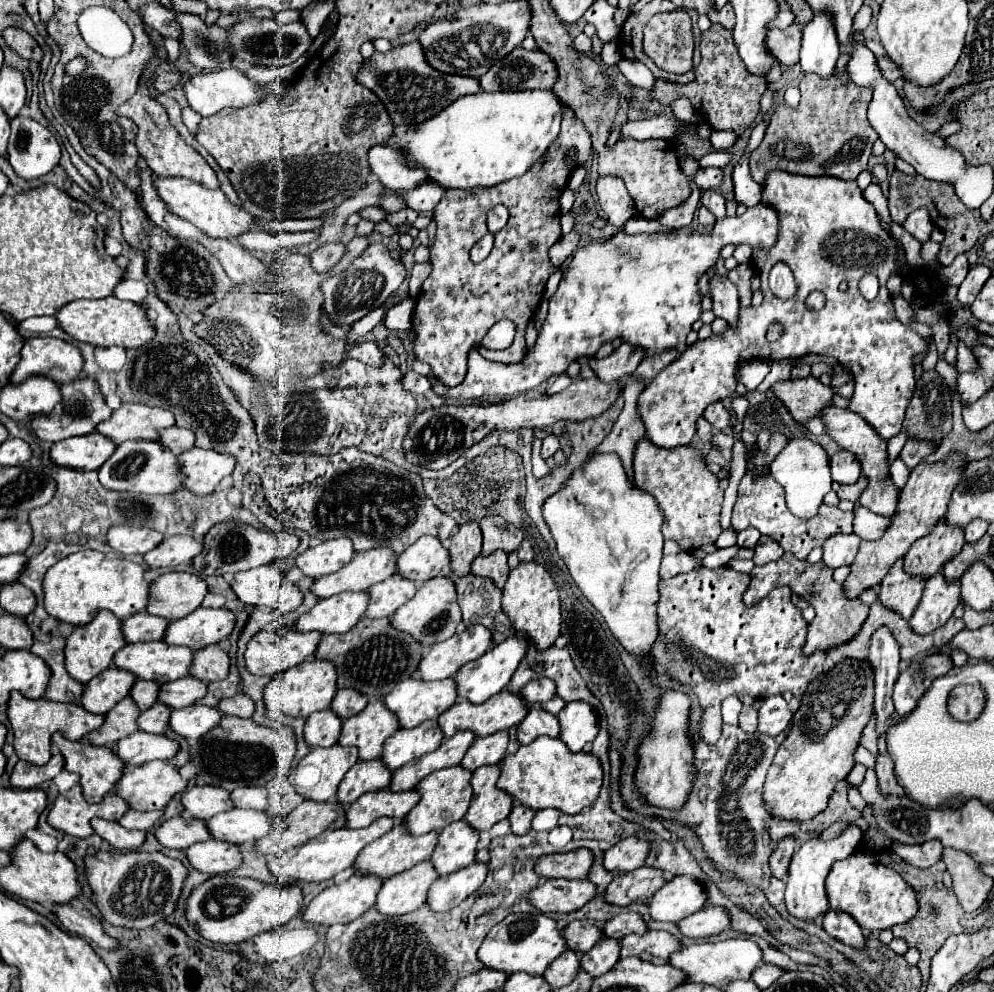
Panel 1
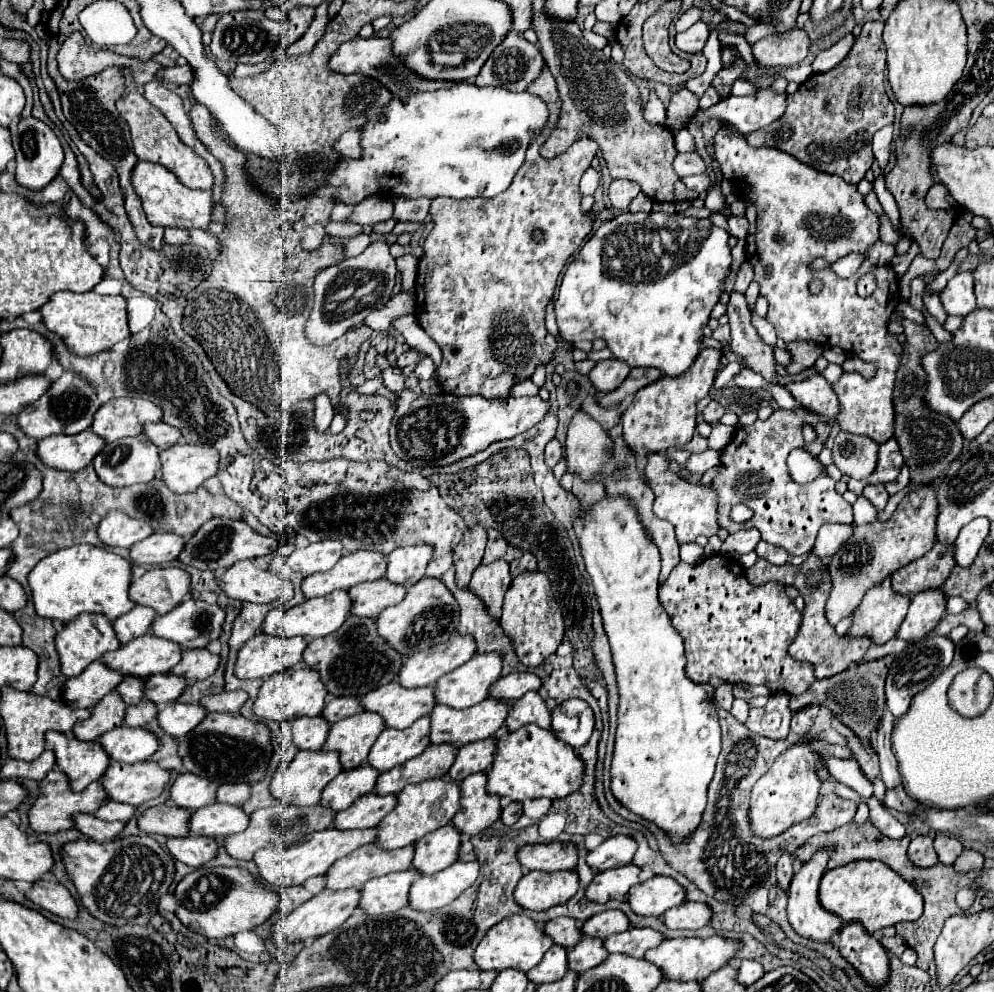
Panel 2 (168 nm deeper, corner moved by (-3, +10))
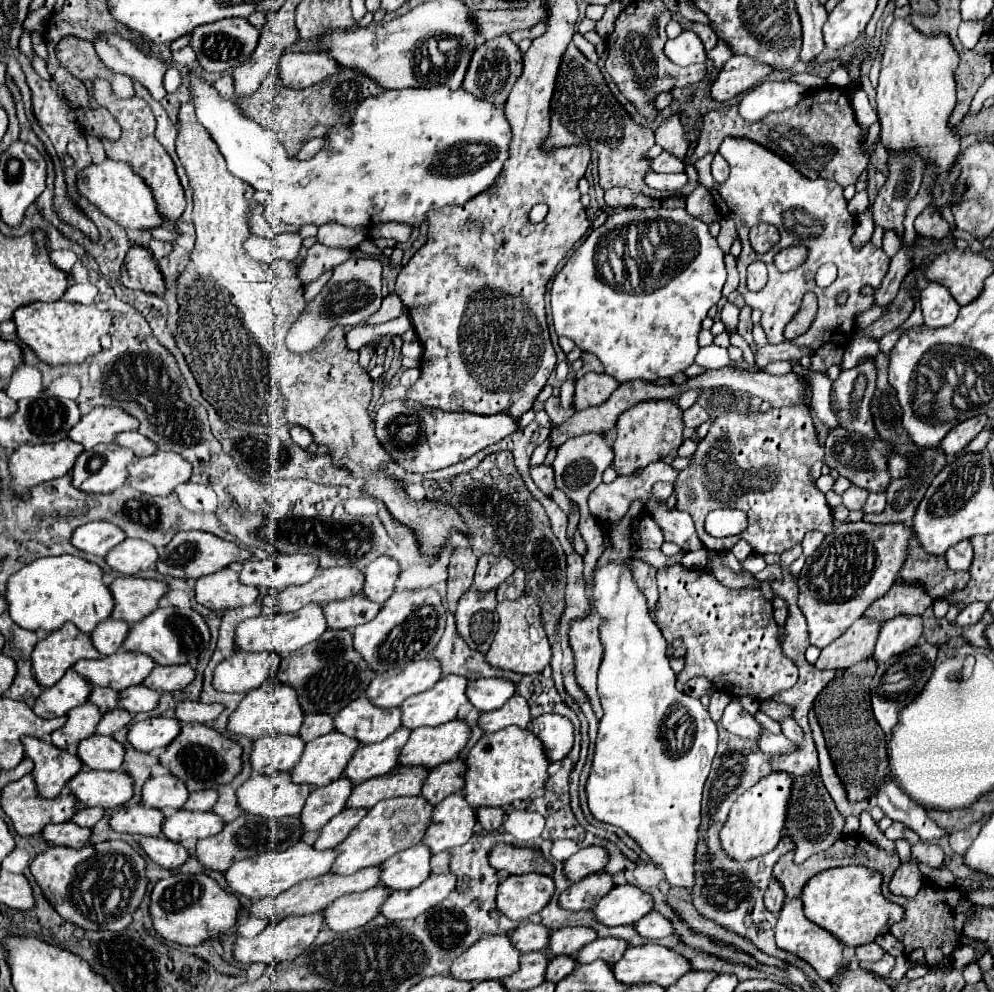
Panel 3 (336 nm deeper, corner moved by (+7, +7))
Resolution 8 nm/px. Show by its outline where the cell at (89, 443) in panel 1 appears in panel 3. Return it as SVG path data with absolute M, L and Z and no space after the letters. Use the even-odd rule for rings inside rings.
M70 438L54 444L26 444L18 448L8 464L16 492L26 494L30 486L66 476L82 452L82 444L72 442Z

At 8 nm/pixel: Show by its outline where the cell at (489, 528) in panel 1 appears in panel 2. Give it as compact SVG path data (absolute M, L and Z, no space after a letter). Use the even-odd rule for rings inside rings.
M488 531L488 545L486 545L486 555L484 555L484 563L492 563L492 561L508 561L512 563L514 559L522 557L522 551L516 549L516 547L510 547L502 537L500 533L494 533L494 531Z

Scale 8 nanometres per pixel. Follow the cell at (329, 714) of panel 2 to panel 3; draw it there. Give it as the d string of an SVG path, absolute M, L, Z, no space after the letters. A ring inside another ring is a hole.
M308 714L300 728L300 736L302 740L310 742L332 730L334 730L334 718L330 714Z

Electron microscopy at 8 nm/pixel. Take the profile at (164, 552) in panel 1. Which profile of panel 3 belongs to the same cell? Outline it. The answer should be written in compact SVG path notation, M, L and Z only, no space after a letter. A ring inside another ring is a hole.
M126 538L122 544L118 544L106 554L106 562L116 572L138 574L158 562L158 550L146 540Z

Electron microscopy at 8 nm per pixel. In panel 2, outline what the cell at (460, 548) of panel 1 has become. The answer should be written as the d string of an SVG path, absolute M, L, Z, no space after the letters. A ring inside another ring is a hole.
M480 525L468 529L464 537L460 539L460 543L456 545L452 557L454 557L454 567L456 567L456 585L460 589L468 587L472 573L482 563L484 547L486 547L486 531Z

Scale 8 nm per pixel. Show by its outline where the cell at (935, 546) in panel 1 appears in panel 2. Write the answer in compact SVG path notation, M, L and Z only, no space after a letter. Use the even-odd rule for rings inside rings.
M934 543L924 557L894 573L892 589L900 595L916 595L926 589L940 589L954 565L954 545Z

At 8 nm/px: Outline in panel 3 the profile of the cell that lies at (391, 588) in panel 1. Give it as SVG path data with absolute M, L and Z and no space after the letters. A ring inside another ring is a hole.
M354 594L344 600L336 600L324 606L328 628L354 630L358 624L366 624L380 612L380 604L366 600L362 594Z

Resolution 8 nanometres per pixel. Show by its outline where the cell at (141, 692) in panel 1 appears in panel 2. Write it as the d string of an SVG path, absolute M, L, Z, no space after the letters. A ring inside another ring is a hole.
M124 677L120 685L116 685L116 693L126 705L136 705L144 699L144 681L138 677Z

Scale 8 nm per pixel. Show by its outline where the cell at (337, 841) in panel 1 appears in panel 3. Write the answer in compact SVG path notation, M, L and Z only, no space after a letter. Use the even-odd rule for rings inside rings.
M298 842L282 852L264 852L254 858L244 858L236 860L228 870L226 870L226 880L230 884L230 890L236 894L244 894L252 900L264 898L264 896L278 896L298 884L300 880L314 878L320 874L330 872L334 860L338 856L338 848L328 848L328 850L316 850L314 846L306 842Z

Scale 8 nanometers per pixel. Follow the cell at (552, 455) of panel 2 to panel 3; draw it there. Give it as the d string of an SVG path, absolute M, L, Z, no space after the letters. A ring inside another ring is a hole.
M546 464L532 466L530 468L530 476L532 476L532 480L536 482L536 486L544 494L550 494L552 492L552 488L554 488L554 470L552 470L552 466L546 466Z

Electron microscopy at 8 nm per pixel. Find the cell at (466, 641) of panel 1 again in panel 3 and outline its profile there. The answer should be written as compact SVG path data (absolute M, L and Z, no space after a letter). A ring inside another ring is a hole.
M438 658L416 660L404 668L392 668L376 674L366 696L380 708L396 708L408 696L430 690L440 678L442 664Z

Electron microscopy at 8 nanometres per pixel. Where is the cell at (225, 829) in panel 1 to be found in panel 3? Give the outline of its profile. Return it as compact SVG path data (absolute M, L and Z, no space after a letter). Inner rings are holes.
M178 810L174 816L166 818L162 824L162 832L172 842L182 842L188 838L208 838L222 832L224 820L214 812L190 812Z

